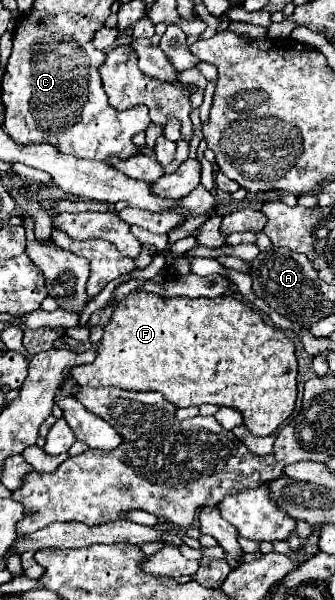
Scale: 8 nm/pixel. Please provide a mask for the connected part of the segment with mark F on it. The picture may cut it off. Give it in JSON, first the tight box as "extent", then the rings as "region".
{"extent":[70,292,296,436],"region":[[[130,292],[112,312],[110,324],[92,364],[70,370],[80,386],[118,386],[136,392],[162,392],[176,408],[216,404],[230,406],[244,416],[244,424],[256,436],[270,436],[292,414],[296,402],[296,356],[294,340],[266,324],[262,316],[244,302],[224,298],[160,298],[158,294]]]}

